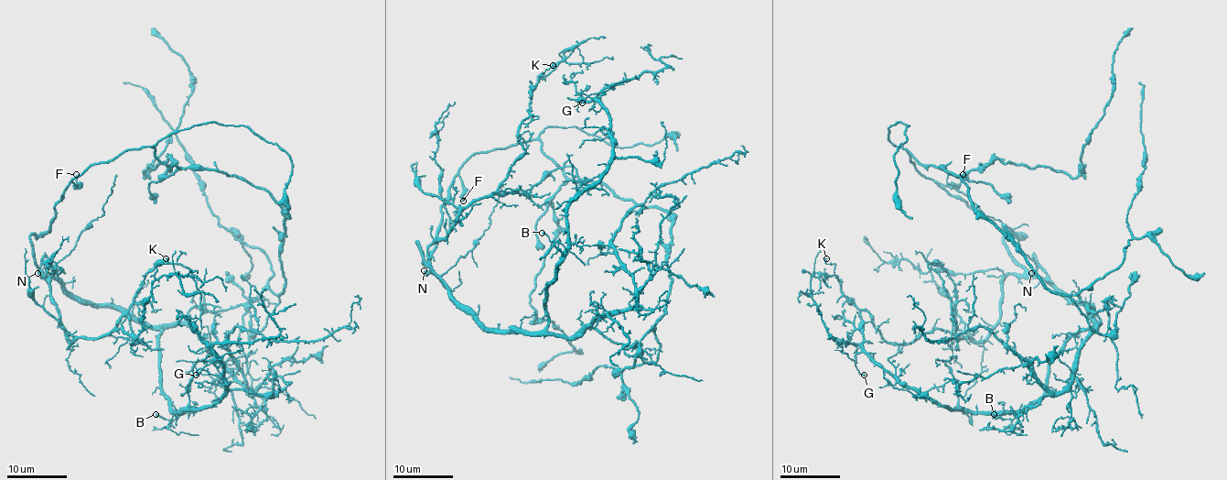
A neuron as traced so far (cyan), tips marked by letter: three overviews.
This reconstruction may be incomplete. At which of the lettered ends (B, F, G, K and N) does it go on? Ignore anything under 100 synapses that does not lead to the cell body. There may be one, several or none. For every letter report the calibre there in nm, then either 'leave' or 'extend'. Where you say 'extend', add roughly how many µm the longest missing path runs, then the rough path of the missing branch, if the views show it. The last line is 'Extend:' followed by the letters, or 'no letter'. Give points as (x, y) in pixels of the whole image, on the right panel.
B: 170 nm | leave
F: 160 nm | leave
G: 160 nm | leave
K: 140 nm | leave
N: 200 nm | extend | 50 µm | (1031, 273), (1007, 282), (1010, 350), (993, 370), (976, 376), (951, 341), (948, 297), (930, 270), (931, 264)
Extend: N

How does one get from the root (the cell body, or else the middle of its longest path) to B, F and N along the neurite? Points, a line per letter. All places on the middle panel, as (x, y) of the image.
B: (654, 323), (630, 348), (593, 328), (581, 328), (570, 339), (551, 334), (544, 289), (561, 252), (542, 233)
F: (654, 323), (672, 282), (666, 212), (570, 180), (537, 139), (476, 152), (458, 172), (463, 201)
N: (654, 323), (639, 344), (630, 348), (593, 328), (581, 328), (570, 339), (485, 330), (433, 273), (424, 270)

